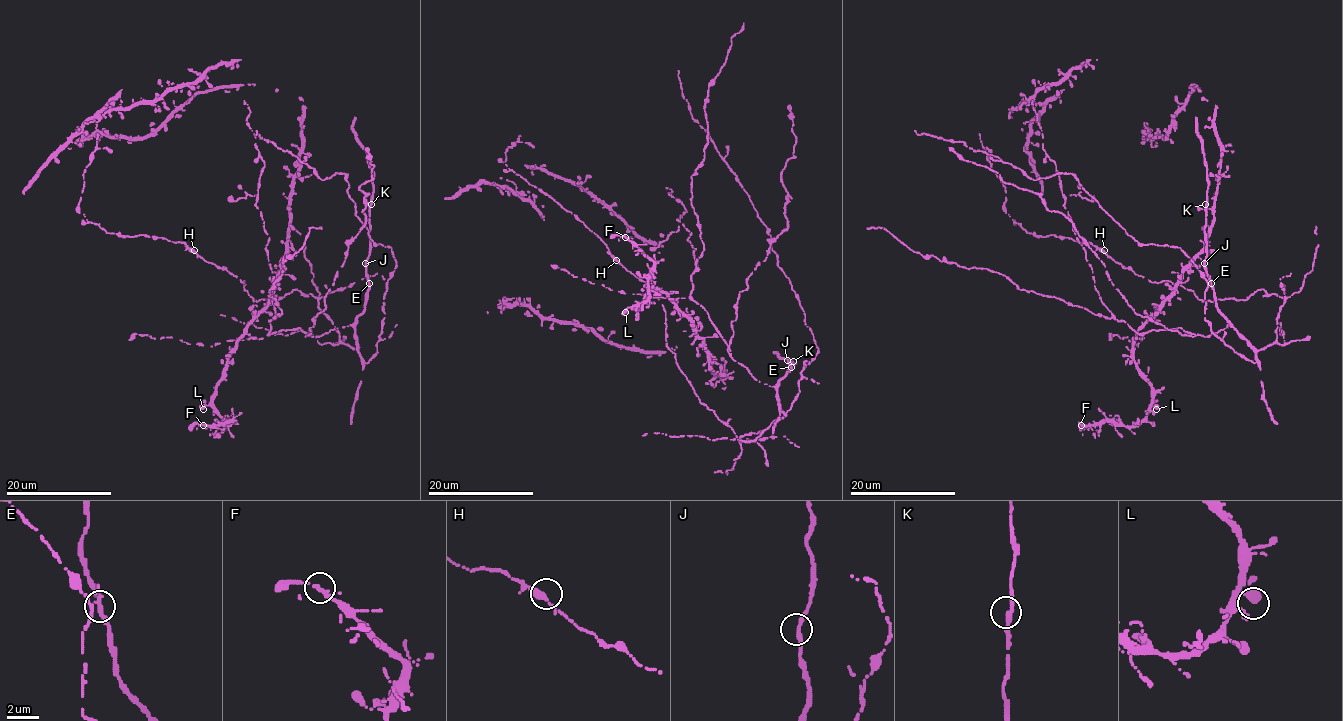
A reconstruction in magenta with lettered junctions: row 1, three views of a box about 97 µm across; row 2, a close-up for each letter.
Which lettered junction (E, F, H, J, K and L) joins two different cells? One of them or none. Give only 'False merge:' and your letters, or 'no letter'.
False merge: no letter

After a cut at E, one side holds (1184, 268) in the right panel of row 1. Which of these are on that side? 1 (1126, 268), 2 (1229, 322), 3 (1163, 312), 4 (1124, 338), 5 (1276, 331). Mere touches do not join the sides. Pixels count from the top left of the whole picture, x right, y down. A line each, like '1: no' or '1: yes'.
1: yes
2: no
3: yes
4: no
5: no

